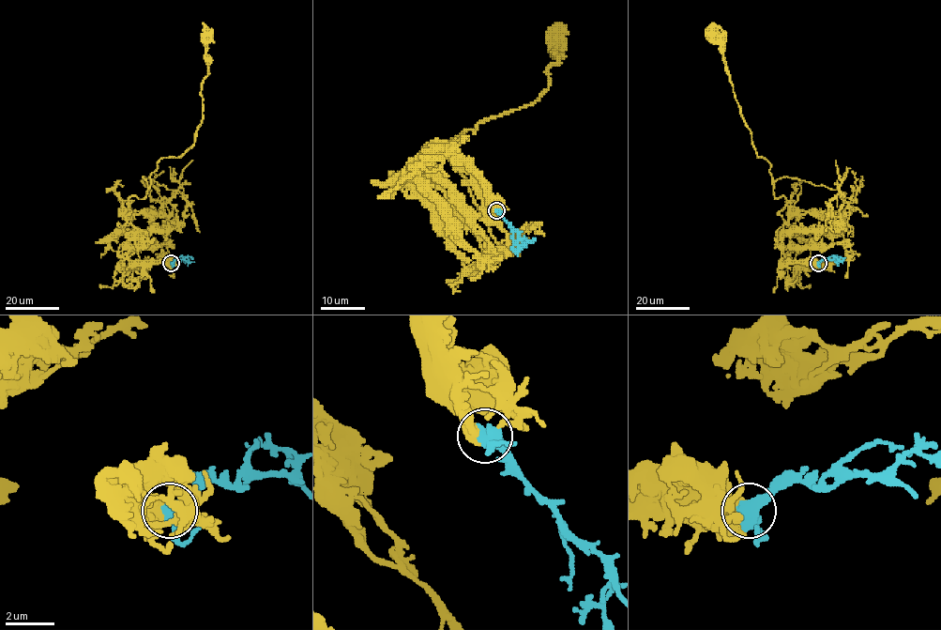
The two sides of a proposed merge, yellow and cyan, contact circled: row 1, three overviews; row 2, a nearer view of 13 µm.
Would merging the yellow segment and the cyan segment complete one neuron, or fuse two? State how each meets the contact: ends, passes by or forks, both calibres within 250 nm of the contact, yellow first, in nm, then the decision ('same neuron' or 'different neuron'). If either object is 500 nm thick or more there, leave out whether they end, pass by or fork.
calibres 600 and 550 nm; same neuron

